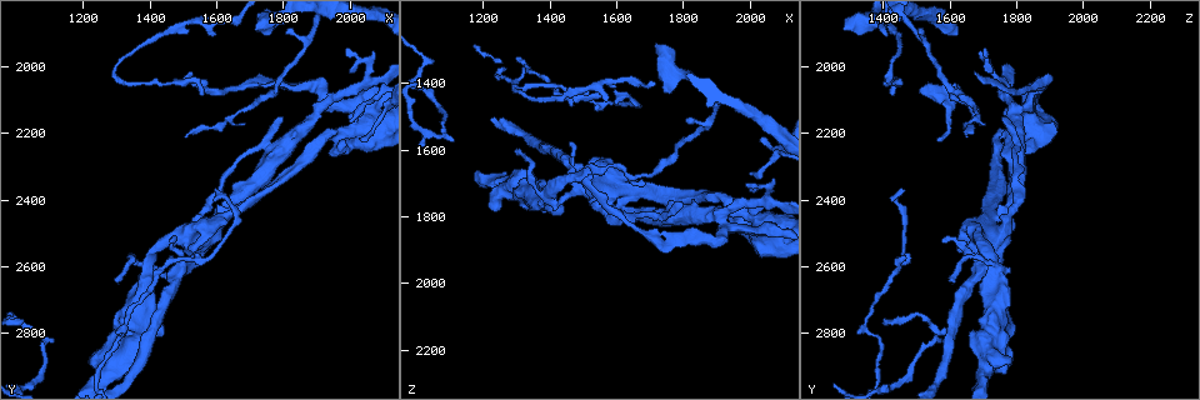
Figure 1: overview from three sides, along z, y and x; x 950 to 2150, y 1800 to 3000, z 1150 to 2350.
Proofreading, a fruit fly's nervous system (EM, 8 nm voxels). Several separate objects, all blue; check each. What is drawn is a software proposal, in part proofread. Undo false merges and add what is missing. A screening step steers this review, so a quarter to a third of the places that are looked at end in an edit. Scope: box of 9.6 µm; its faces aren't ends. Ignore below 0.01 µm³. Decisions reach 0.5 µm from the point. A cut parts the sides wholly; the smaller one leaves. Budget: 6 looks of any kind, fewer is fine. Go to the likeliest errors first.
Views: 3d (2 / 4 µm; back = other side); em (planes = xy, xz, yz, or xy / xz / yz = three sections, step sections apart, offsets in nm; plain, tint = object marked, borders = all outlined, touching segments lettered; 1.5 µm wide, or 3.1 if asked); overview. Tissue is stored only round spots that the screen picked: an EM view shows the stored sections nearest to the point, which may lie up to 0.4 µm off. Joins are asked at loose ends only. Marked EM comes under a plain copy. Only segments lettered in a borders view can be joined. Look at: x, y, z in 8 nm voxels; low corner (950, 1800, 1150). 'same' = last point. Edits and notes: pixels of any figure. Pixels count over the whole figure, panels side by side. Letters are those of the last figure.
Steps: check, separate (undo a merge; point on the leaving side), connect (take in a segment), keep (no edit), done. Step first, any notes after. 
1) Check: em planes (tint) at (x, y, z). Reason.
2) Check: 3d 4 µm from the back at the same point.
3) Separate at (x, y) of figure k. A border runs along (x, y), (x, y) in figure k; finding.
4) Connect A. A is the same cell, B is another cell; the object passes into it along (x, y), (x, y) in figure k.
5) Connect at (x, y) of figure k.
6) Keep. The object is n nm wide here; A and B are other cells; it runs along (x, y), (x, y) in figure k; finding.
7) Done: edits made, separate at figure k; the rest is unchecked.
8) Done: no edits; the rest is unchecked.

Check: 3d 4 µm at (2030, 2230, 1560). Thin end.

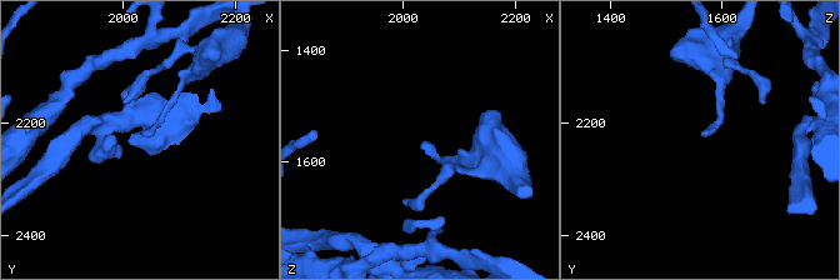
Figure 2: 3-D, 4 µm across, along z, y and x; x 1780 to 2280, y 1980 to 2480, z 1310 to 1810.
Check: em planes (borders) at (2040, 2220, 1560).

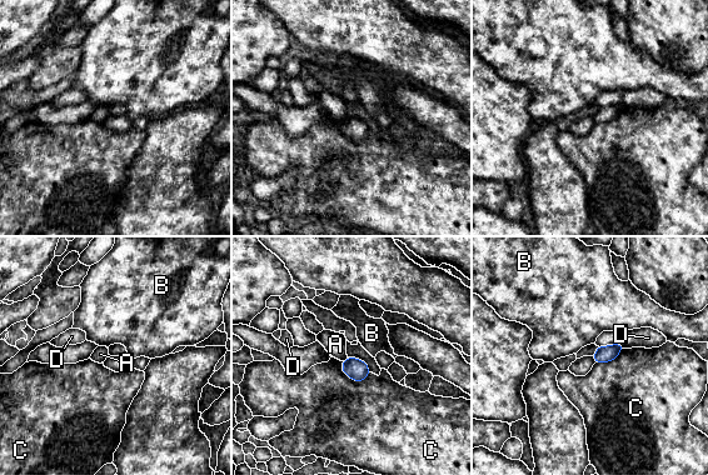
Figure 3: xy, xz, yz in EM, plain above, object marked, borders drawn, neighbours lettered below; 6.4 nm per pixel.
Keep. The object is 100 nm wide here; the longest contact is with C, 200 nm; A, B, C and D are other cells; none of them fits.

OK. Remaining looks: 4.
Check: em planes (borders) at (1510, 2210, 1640). Free end.

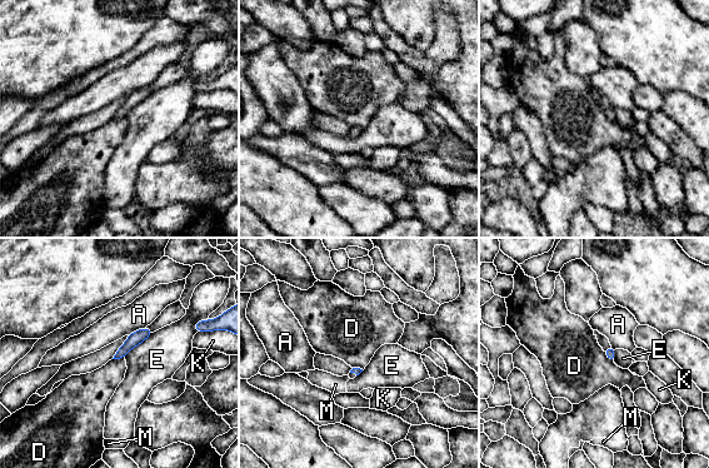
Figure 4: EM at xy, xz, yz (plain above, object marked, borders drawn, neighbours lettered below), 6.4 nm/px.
Keep. A, D, E, K and M are other cells; no lettered segment goes on from it.

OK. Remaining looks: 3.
Check: em planes (borders) at (1320, 2780, 1350). Abrupt turn.

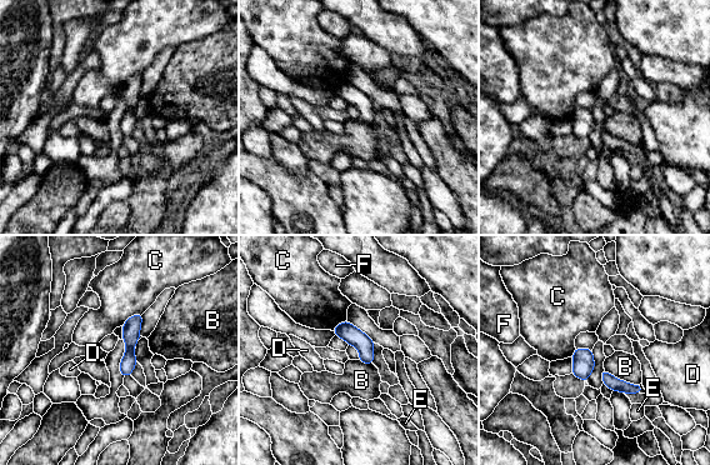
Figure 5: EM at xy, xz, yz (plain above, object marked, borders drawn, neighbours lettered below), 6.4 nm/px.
Keep. The longest contact is with B, 260 nm; B, C, D, E and F are other cells; it runs along (139, 318), (131, 326), (125, 373) in figure 5; one cell here.

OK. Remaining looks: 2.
Done: no edits; the rest is unchecked.

